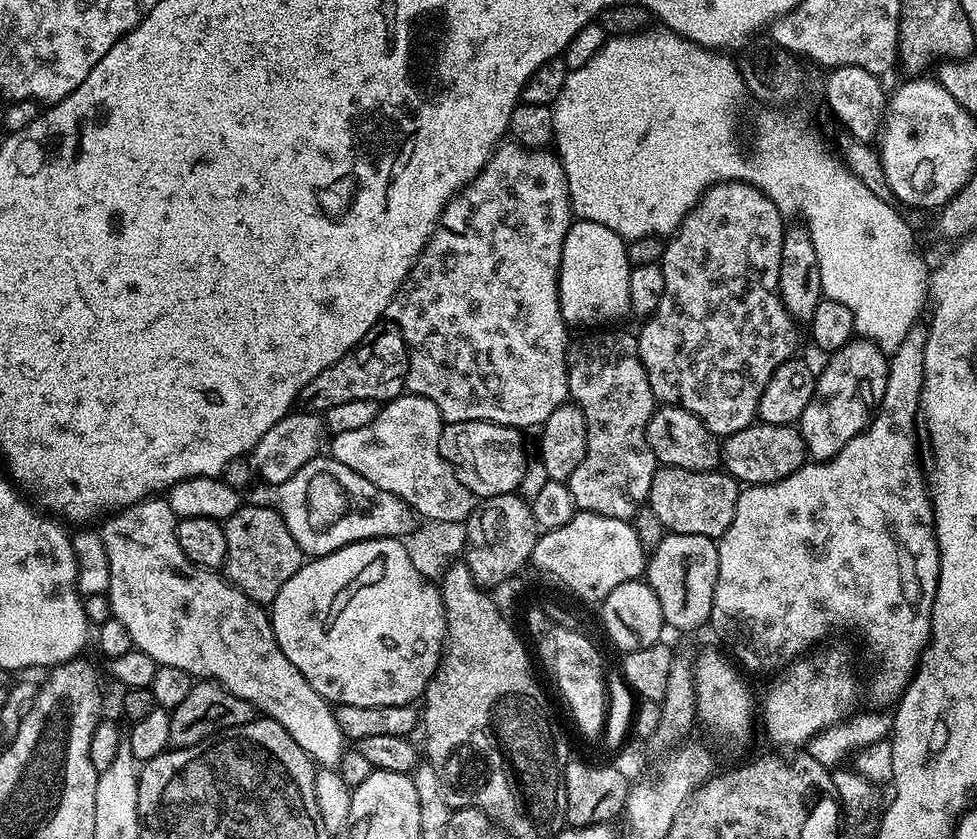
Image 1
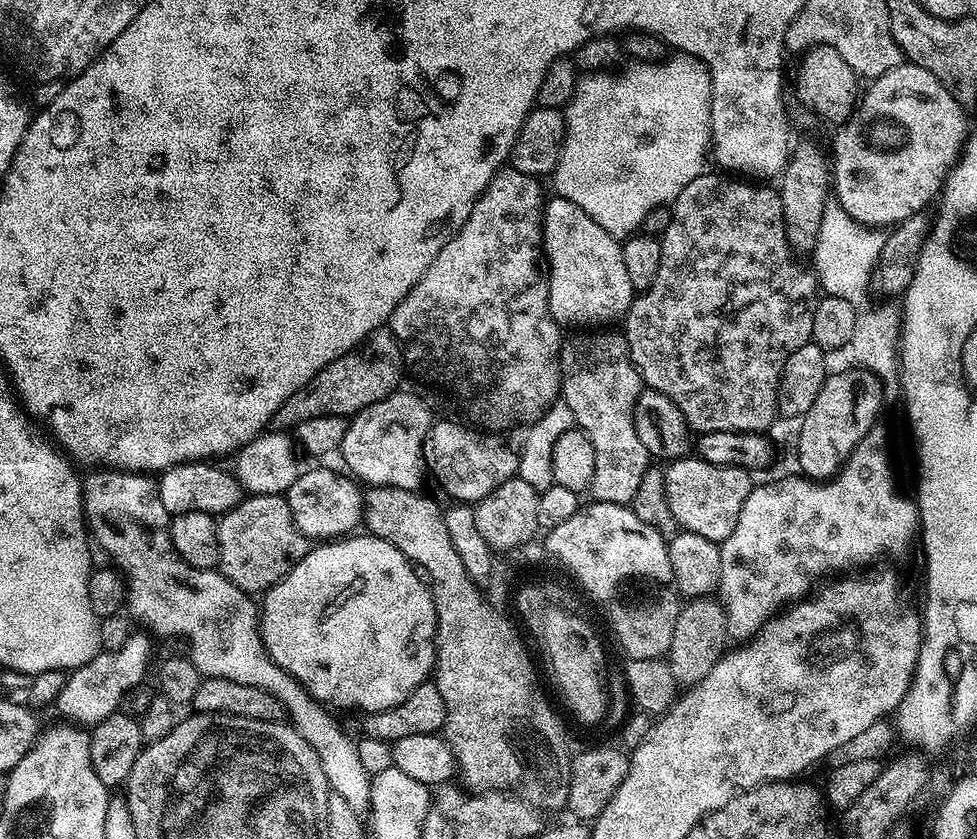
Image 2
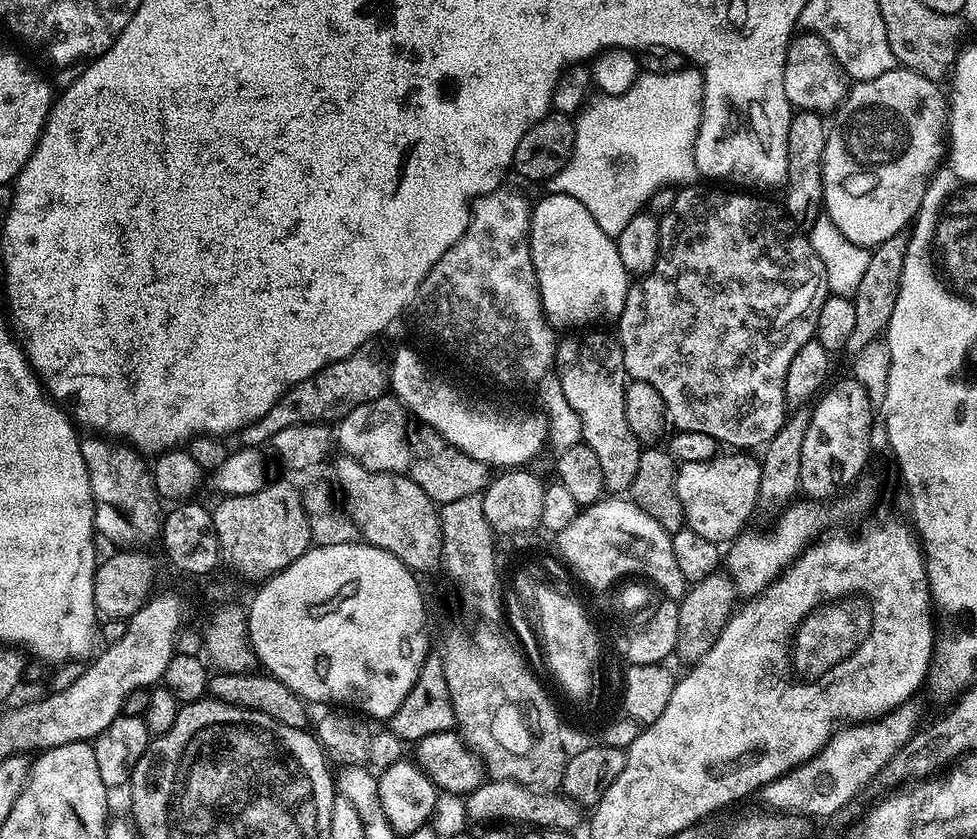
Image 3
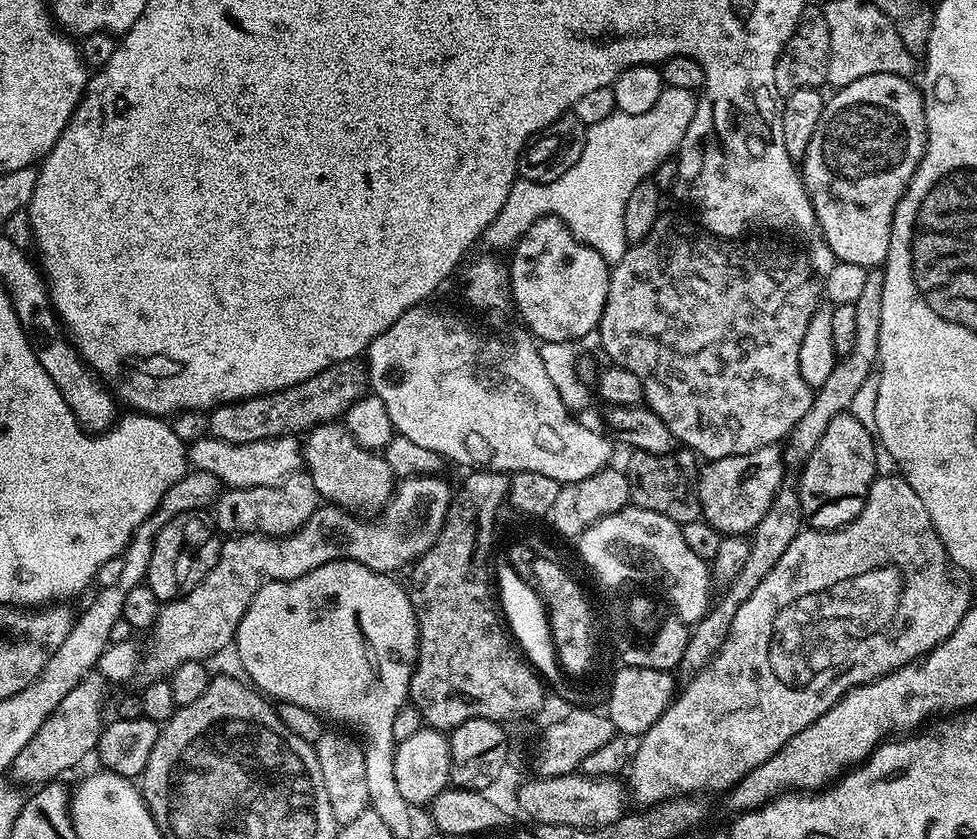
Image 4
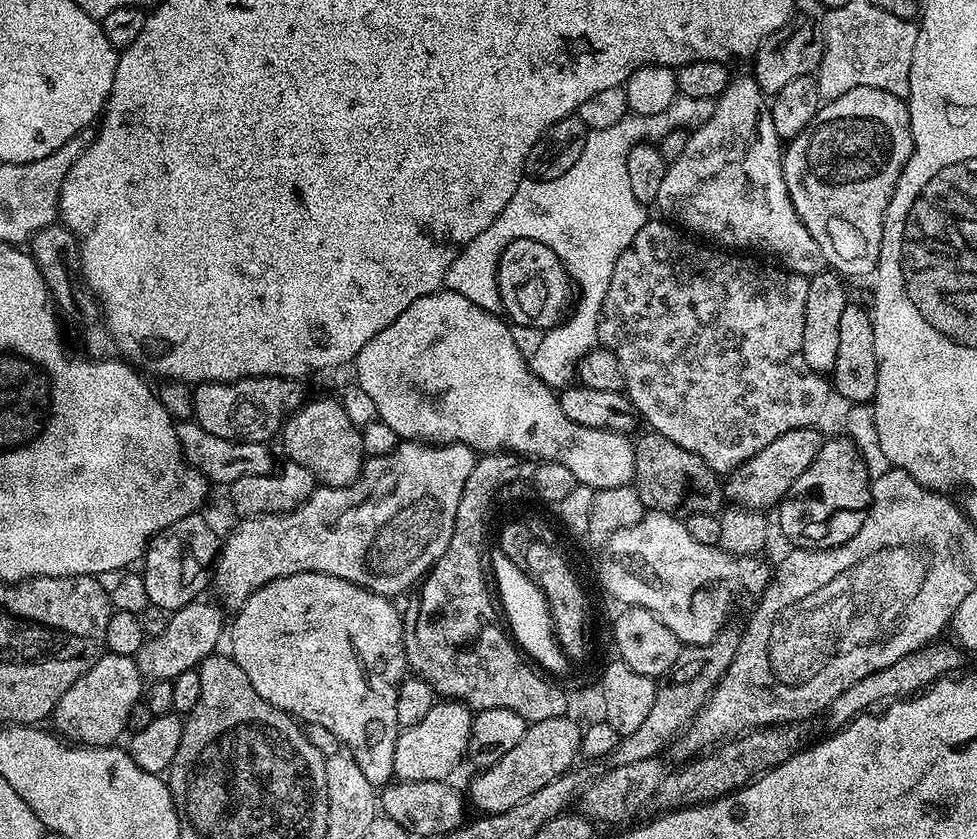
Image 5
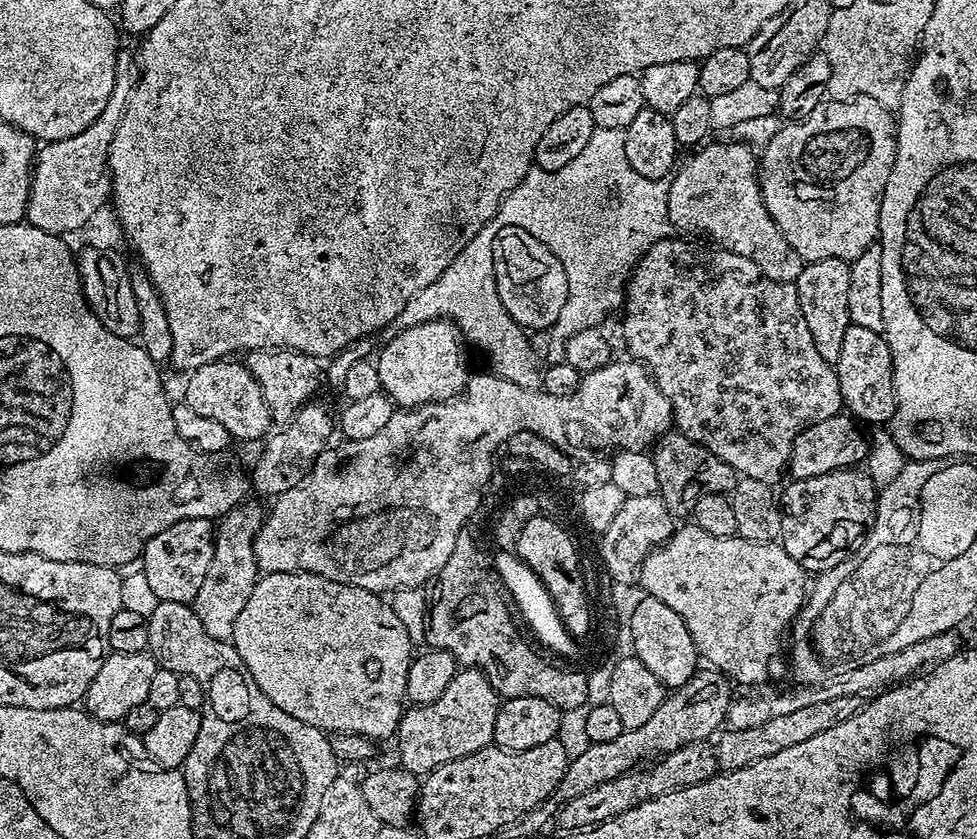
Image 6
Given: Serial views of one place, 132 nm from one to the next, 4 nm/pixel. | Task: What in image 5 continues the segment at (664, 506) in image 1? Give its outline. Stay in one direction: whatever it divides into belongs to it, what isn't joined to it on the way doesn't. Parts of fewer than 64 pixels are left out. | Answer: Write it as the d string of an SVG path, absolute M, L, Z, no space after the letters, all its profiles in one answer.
M813 426L786 430L782 438L774 438L766 450L758 450L754 458L750 458L742 466L738 466L727 473L723 481L724 495L733 505L741 508L755 508L757 510L772 510L779 505L780 499L802 478L802 474L818 458L818 450L823 446L825 437L820 436L821 429Z

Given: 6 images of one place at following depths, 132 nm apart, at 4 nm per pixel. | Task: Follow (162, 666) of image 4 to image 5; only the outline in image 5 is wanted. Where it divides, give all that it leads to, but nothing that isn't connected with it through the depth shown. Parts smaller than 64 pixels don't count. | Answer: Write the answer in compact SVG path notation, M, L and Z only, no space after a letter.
M400 442L393 452L368 456L360 477L353 484L337 488L317 486L310 498L306 498L306 502L293 512L241 519L240 525L228 537L223 537L214 565L214 584L220 587L219 599L229 609L239 609L250 594L274 582L274 578L299 572L330 574L346 582L354 582L379 596L396 598L412 583L415 585L444 553L446 546L450 546L460 495L477 459L477 453L465 444L429 446L424 442Z

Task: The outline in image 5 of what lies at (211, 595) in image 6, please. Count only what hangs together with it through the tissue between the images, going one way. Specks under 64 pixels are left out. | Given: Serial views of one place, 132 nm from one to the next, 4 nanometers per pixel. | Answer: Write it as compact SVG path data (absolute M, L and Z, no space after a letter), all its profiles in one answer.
M208 598L192 600L167 617L162 631L145 639L134 659L145 681L171 680L186 670L196 668L206 657L213 655L220 644L220 635L225 635L225 609L219 603L211 604Z

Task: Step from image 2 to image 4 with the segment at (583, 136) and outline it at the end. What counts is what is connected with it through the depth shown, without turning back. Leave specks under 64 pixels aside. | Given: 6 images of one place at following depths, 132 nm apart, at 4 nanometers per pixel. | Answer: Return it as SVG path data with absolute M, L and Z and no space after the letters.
M665 87L658 102L654 102L654 107L646 110L646 114L616 111L610 114L610 118L602 118L602 122L587 125L582 158L578 158L562 178L549 184L529 184L523 178L517 179L506 198L506 206L498 210L498 218L494 218L484 231L483 243L488 243L492 250L511 249L536 220L557 216L576 235L576 239L598 250L609 266L619 262L630 246L622 226L626 202L634 186L649 179L660 163L679 153L682 138L686 138L697 119L696 100L698 104L695 92Z

